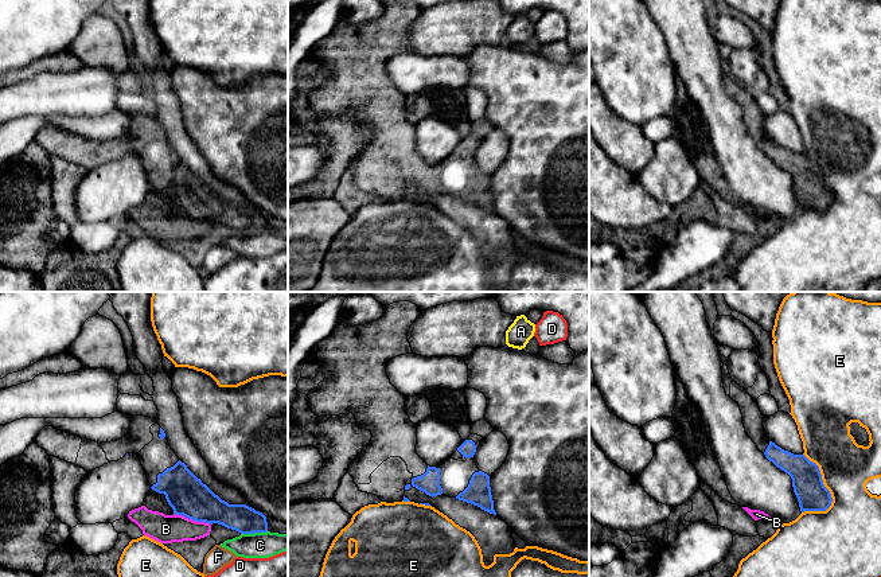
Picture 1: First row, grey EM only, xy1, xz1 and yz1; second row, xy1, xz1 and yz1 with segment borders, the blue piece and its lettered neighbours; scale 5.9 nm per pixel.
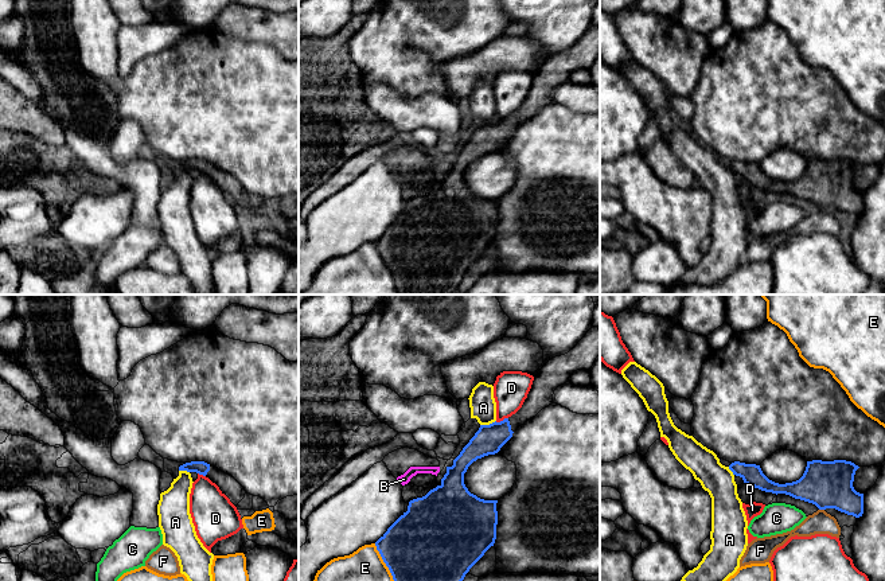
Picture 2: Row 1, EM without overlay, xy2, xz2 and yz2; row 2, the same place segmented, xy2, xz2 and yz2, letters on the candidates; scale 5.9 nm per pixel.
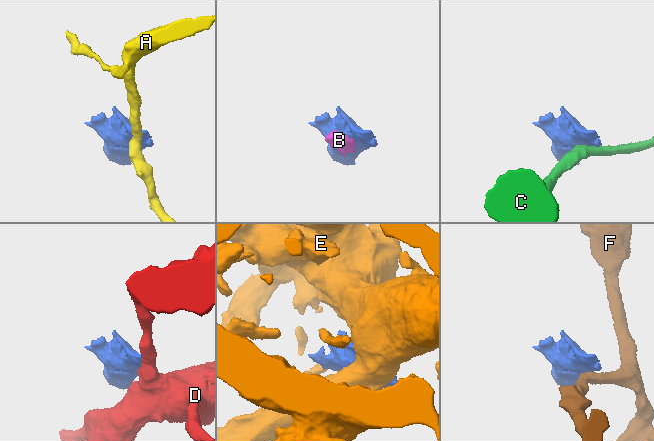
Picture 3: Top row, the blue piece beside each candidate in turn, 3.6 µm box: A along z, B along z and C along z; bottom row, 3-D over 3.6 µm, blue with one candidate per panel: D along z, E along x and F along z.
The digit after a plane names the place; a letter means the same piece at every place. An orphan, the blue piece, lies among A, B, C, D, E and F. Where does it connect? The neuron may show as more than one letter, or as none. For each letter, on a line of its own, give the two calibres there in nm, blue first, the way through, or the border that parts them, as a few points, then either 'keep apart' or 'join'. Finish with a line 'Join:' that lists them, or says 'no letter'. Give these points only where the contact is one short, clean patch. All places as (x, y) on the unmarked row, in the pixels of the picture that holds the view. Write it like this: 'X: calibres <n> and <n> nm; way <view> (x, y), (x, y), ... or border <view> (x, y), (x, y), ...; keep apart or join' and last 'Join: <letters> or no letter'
A: calibres 170 and 160 nm; border xz2 (495, 119), (480, 124); keep apart
B: calibres 240 and 180 nm; border xy1 (174, 211), (197, 219), (205, 219), (210, 223); keep apart
C: calibres 160 and 160 nm; border xy1 (266, 229), (241, 233); keep apart
D: calibres 170 and 200 nm; keep apart
E: calibres 180 and 300 nm; keep apart
F: calibres 280 and 140 nm; keep apart
Join: no letter

